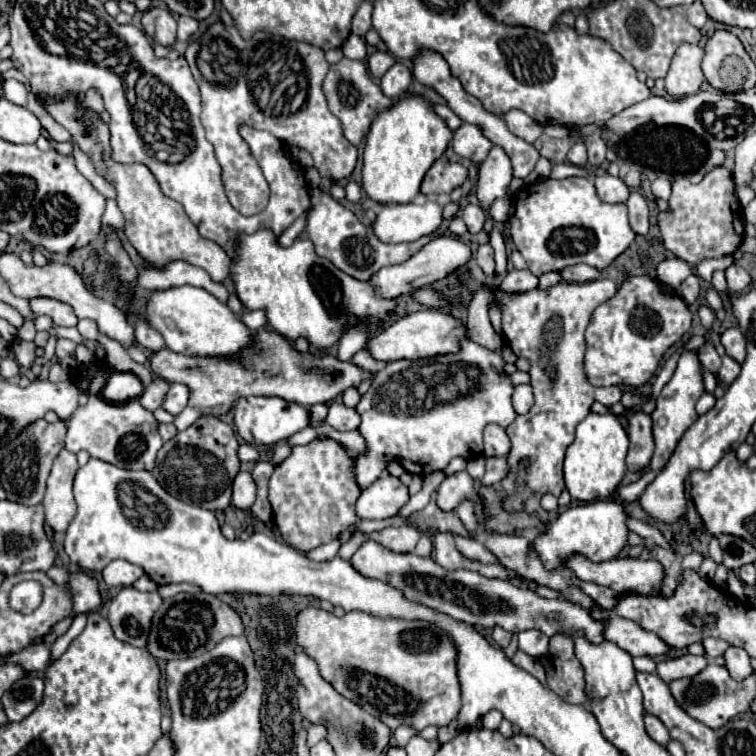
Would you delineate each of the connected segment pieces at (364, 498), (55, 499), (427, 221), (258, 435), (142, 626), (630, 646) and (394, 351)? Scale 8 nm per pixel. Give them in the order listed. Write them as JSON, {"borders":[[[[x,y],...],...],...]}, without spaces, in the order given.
{"borders":[[[[383,476],[361,492],[355,510],[361,520],[383,520],[399,514],[407,500],[407,486],[395,476]]],[[[65,448],[53,462],[43,506],[45,506],[45,520],[55,532],[65,532],[75,516],[73,478],[77,468],[79,468],[77,456]]],[[[431,200],[425,204],[385,204],[371,222],[371,228],[381,242],[413,242],[437,230],[441,210],[443,208]]],[[[251,396],[251,398],[239,398],[237,406],[233,408],[235,414],[235,428],[239,436],[251,444],[251,446],[273,446],[277,442],[289,440],[295,432],[303,430],[311,422],[311,410],[303,408],[301,404],[291,404],[277,396]]],[[[125,586],[109,604],[109,624],[115,636],[131,646],[143,648],[151,626],[151,616],[163,600],[157,592],[139,592],[133,586]]],[[[613,610],[605,614],[609,616],[605,638],[613,644],[619,644],[619,648],[623,648],[625,652],[631,652],[631,656],[661,656],[669,650],[669,646],[653,632],[645,632],[635,622],[617,616]]],[[[419,310],[405,318],[391,322],[389,326],[385,326],[377,334],[373,334],[367,342],[367,350],[379,362],[395,362],[395,360],[403,360],[403,358],[417,360],[417,358],[457,352],[461,338],[465,338],[465,326],[455,316],[443,314],[437,310]]]]}

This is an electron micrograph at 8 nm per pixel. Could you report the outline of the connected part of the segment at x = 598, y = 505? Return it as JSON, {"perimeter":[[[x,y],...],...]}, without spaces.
{"perimeter":[[[597,500],[583,506],[571,506],[569,510],[559,514],[555,522],[545,526],[537,534],[537,538],[531,542],[531,550],[537,552],[539,560],[549,572],[565,570],[567,560],[575,554],[589,558],[591,562],[607,562],[615,558],[627,544],[627,532],[629,530],[625,526],[625,512],[621,504]]]}

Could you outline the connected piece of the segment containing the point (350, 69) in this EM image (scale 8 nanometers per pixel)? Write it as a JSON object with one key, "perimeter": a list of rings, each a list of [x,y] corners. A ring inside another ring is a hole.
{"perimeter":[[[341,60],[339,64],[331,66],[331,70],[327,72],[325,76],[325,82],[323,82],[323,92],[325,92],[325,98],[327,98],[327,104],[329,104],[329,110],[341,120],[341,126],[343,126],[343,134],[345,138],[351,142],[351,144],[359,144],[363,140],[363,136],[367,134],[373,118],[381,112],[381,110],[387,110],[393,100],[387,98],[381,88],[371,80],[369,72],[367,72],[367,66],[361,62],[361,60]]]}

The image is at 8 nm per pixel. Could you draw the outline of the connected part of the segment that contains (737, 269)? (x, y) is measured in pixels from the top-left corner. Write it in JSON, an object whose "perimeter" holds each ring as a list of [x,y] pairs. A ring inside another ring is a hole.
{"perimeter":[[[731,264],[727,270],[725,270],[725,276],[727,276],[727,284],[729,284],[729,290],[733,292],[741,292],[749,286],[751,282],[751,276],[747,274],[745,268],[741,268],[739,264]]]}

